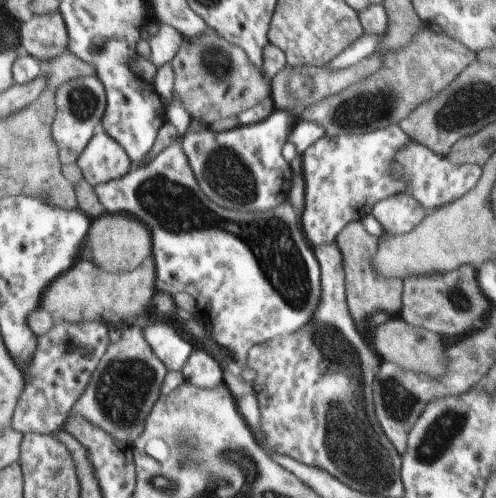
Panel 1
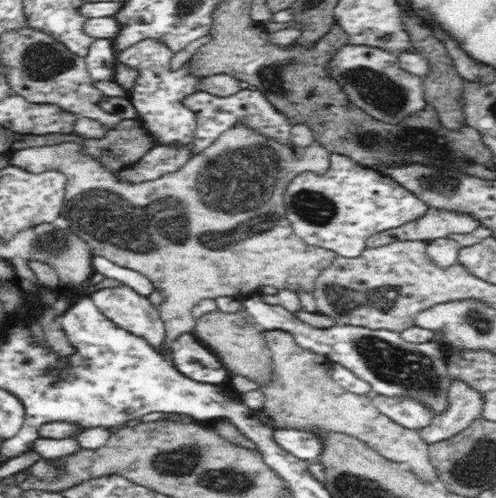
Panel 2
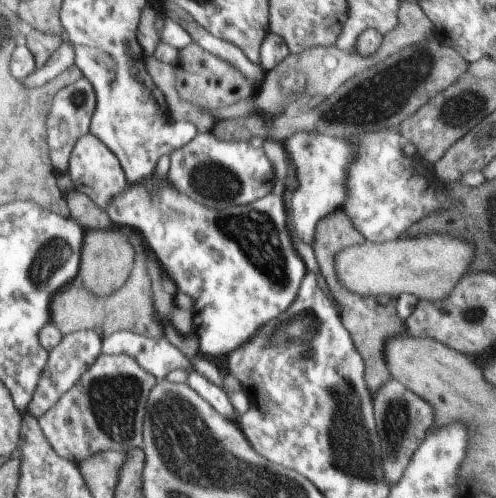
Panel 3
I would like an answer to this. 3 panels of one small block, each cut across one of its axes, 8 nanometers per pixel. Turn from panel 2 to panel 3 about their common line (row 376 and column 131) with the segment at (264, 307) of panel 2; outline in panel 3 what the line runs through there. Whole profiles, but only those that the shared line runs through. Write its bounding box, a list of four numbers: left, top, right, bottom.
[37,354,155,466]

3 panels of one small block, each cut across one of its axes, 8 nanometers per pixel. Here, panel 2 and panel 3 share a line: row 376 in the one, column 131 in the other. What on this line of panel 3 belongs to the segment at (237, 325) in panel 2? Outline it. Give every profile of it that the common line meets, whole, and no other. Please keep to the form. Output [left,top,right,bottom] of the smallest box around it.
[79,228,135,298]

